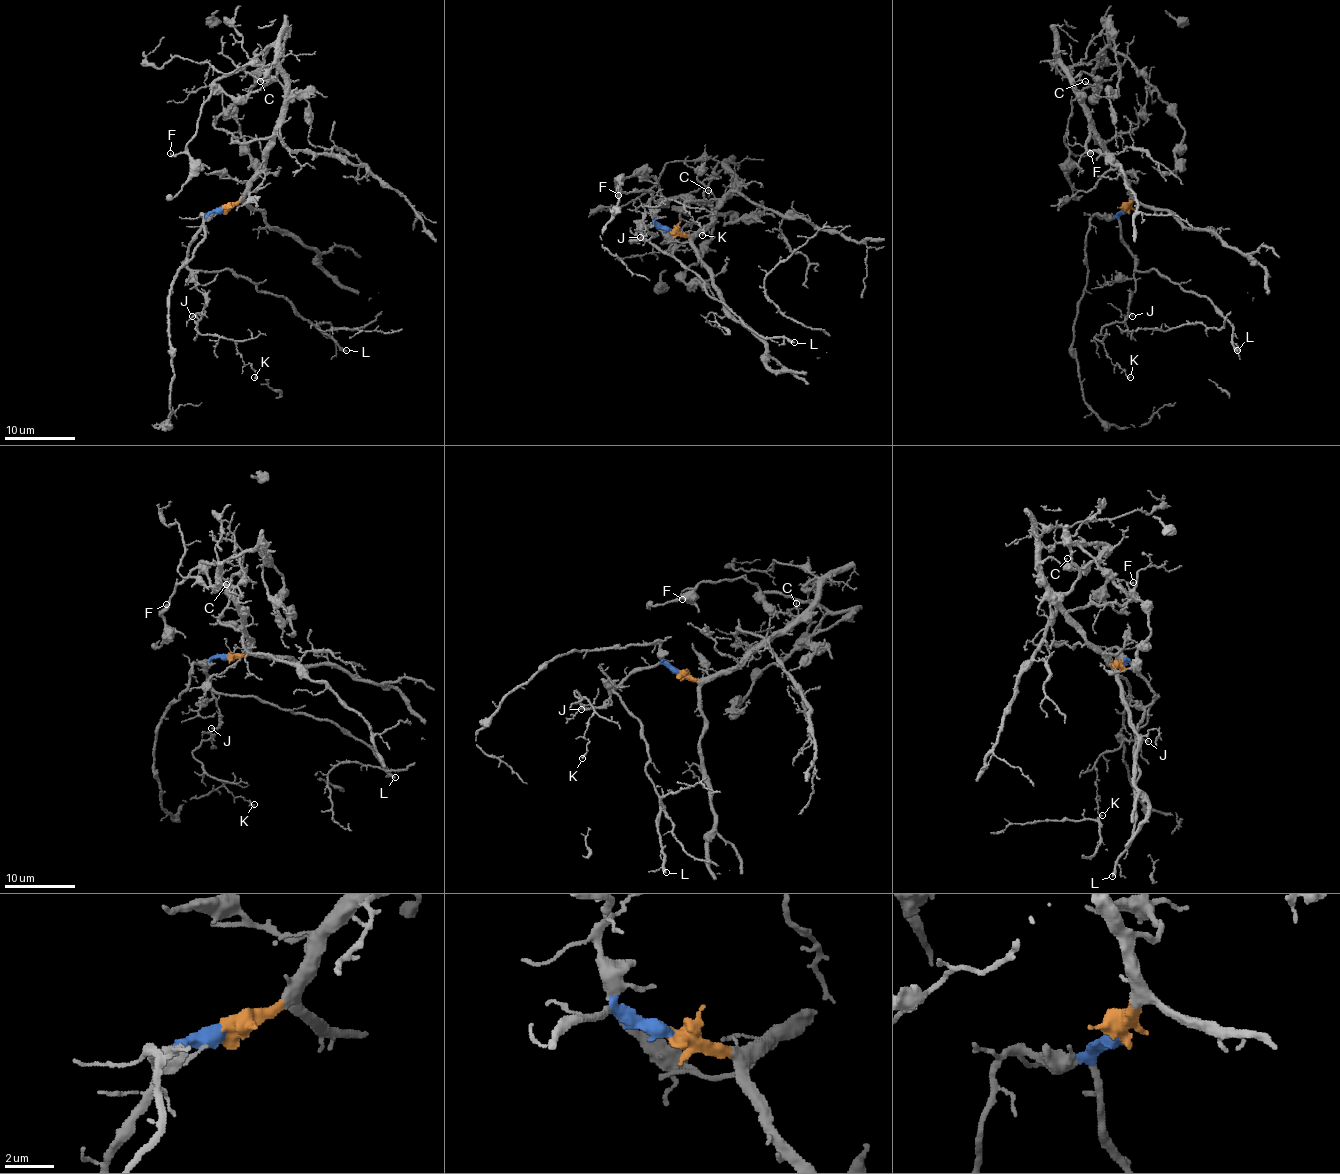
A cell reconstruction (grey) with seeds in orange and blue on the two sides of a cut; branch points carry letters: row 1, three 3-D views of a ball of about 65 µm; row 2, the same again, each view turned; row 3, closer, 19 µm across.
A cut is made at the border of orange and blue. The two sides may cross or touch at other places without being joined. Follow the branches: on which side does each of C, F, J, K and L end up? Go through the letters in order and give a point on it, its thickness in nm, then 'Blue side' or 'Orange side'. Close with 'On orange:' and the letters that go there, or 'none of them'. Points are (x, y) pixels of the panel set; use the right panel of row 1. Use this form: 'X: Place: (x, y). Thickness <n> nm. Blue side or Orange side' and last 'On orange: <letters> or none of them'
C: Place: (1085, 81). Thickness 150 nm. Orange side
F: Place: (1090, 153). Thickness 150 nm. Orange side
J: Place: (1132, 316). Thickness 110 nm. Blue side
K: Place: (1130, 377). Thickness 150 nm. Blue side
L: Place: (1237, 350). Thickness 320 nm. Blue side
On orange: C, F

